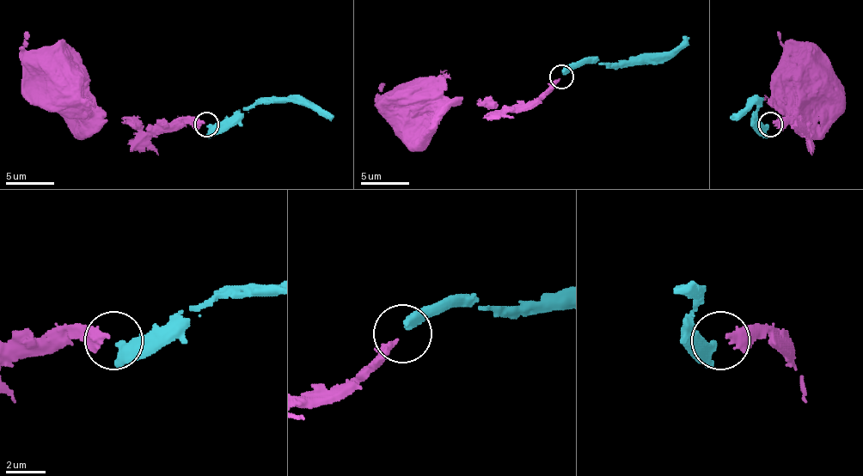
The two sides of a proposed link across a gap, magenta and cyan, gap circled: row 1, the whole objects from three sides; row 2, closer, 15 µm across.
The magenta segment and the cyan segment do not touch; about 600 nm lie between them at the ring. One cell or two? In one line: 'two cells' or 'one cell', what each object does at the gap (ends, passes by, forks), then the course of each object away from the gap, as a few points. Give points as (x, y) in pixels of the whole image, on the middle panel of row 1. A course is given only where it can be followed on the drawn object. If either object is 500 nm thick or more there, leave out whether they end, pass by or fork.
one cell; magenta ends; cyan ends; course magenta (559, 79), (537, 101), (491, 111), (476, 101), (442, 99), (427, 113), (420, 108); course cyan (564, 75), (588, 62), (664, 60), (686, 35)

